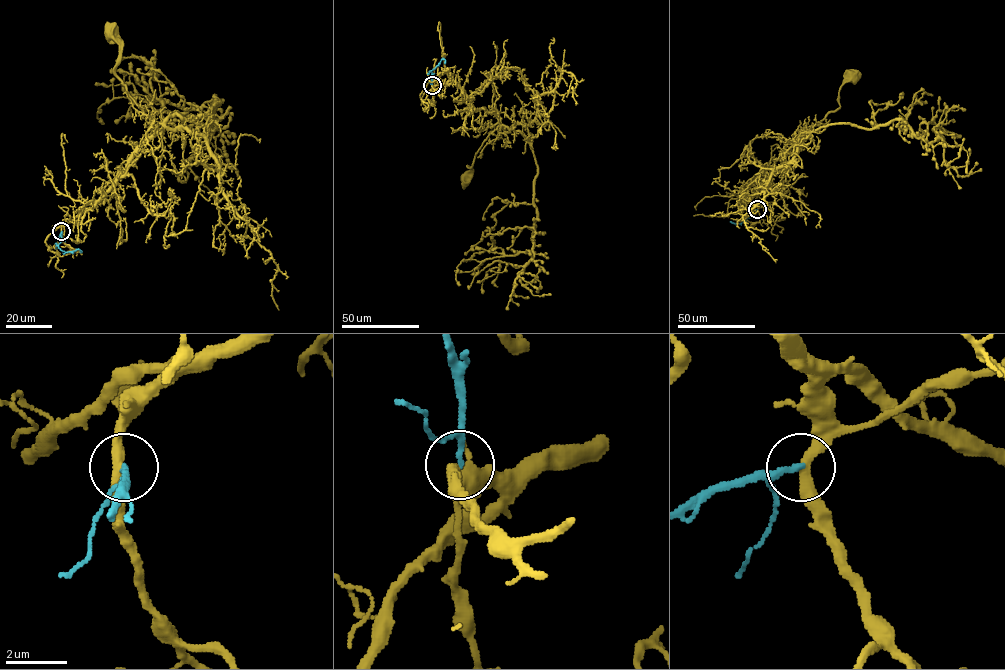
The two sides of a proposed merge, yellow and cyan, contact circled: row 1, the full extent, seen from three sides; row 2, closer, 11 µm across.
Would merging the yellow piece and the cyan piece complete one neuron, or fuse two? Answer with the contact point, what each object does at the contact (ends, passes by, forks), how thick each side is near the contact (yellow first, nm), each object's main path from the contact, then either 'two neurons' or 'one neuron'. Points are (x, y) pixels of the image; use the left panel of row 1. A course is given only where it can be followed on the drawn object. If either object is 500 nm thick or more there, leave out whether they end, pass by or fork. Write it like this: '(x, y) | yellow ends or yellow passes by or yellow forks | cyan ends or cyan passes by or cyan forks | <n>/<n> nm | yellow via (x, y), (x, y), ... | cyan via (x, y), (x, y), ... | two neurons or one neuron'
(61, 231) | yellow passes by | cyan ends | 360/180 nm | yellow via (61, 231), (113, 187), (138, 149), (160, 130), (161, 125), (137, 104), (115, 73), (119, 40), (113, 30) | cyan via (61, 231), (58, 247), (66, 252), (79, 249), (80, 253) | two neurons

